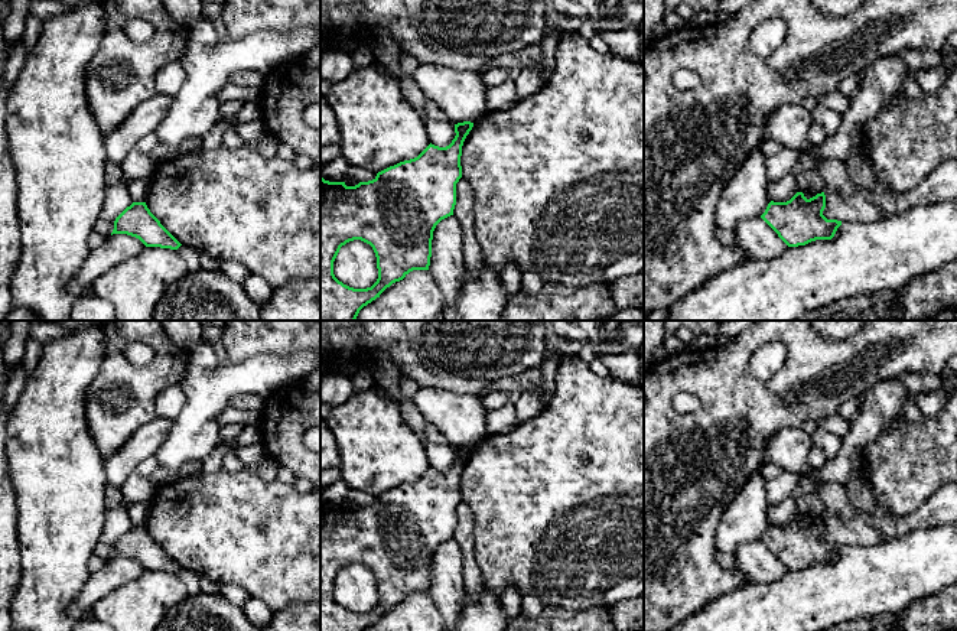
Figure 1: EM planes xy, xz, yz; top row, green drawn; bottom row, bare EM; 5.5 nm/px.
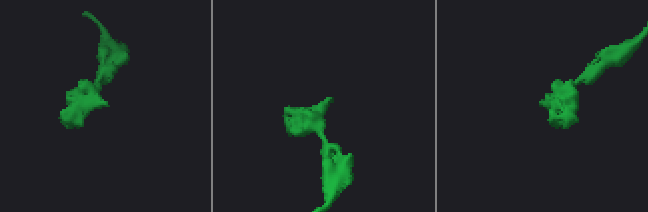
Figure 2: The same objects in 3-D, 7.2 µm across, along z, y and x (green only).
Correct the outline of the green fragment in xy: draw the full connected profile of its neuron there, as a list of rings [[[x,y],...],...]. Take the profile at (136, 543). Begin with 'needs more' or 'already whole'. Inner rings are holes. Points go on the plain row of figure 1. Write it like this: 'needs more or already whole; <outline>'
already whole; [[[133,526],[114,544],[113,557],[139,562],[146,570],[178,573],[182,567],[150,536],[146,526]]]

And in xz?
already whole; [[[473,446],[455,448],[455,462],[446,471],[429,468],[417,481],[377,497],[372,504],[346,510],[320,501],[320,631],[364,631],[413,593],[429,593],[436,549],[453,539],[456,507],[462,501],[462,469]],[[349,565],[370,567],[377,580],[378,602],[367,612],[354,612],[333,598],[333,585]]]

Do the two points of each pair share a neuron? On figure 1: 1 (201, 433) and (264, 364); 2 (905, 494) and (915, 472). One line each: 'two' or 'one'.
1: one
2: one

